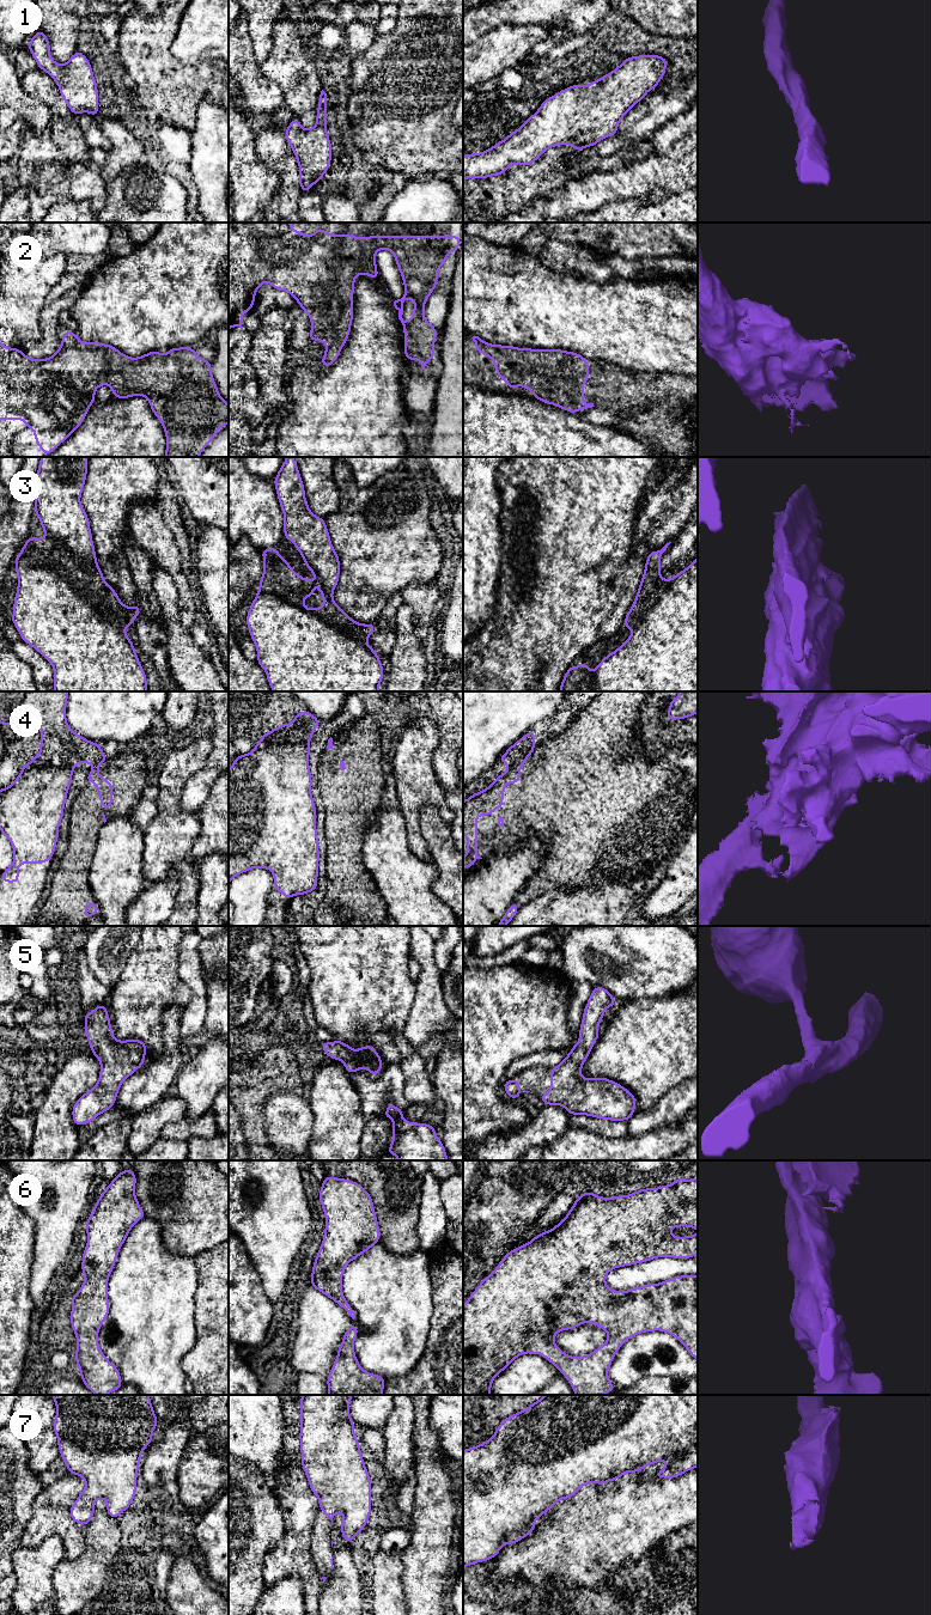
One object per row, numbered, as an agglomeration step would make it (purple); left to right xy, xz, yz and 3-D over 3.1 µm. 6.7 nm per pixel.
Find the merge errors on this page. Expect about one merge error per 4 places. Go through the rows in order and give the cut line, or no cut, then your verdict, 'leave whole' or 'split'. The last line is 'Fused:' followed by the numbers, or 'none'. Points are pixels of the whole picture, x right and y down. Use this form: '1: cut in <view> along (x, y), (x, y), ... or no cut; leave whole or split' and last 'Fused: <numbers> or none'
1: no cut; leave whole
2: no cut; leave whole
3: cut in xz along (304, 608), (348, 635), (357, 634), (361, 629); split
4: cut in yz along (519, 765), (511, 767); split
5: no cut; leave whole
6: no cut; leave whole
7: no cut; leave whole
Fused: 3, 4

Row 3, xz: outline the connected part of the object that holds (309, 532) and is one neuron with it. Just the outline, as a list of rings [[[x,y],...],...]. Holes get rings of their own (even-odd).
[[[286,457],[273,480],[284,512],[284,536],[292,541],[304,565],[314,573],[323,596],[321,608],[305,608],[343,634],[353,635],[353,620],[334,601],[340,559],[331,544],[325,519],[315,516],[305,498],[304,483],[293,457]]]

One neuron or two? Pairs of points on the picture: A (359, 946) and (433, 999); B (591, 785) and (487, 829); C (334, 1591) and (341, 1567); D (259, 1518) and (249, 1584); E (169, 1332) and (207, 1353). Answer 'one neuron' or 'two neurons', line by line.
A: two neurons
B: one neuron
C: one neuron
D: one neuron
E: two neurons

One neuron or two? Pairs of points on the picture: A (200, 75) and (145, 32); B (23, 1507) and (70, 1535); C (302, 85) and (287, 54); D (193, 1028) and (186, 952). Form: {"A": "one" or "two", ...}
{"A": "one", "B": "two", "C": "one", "D": "one"}

